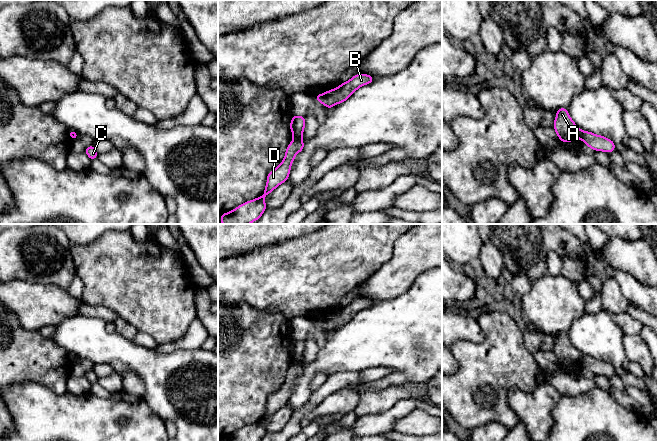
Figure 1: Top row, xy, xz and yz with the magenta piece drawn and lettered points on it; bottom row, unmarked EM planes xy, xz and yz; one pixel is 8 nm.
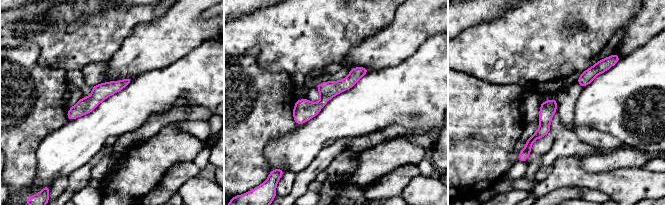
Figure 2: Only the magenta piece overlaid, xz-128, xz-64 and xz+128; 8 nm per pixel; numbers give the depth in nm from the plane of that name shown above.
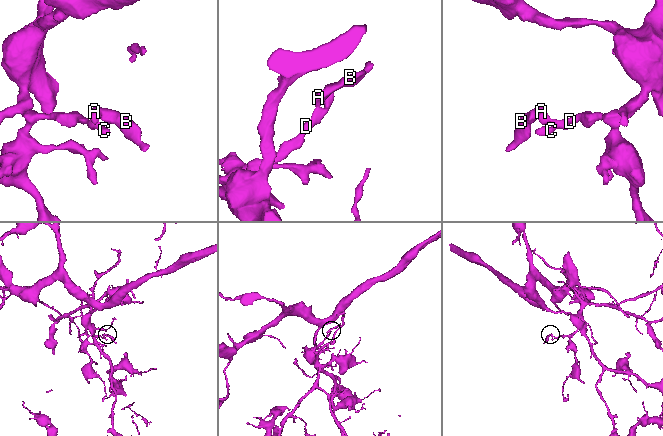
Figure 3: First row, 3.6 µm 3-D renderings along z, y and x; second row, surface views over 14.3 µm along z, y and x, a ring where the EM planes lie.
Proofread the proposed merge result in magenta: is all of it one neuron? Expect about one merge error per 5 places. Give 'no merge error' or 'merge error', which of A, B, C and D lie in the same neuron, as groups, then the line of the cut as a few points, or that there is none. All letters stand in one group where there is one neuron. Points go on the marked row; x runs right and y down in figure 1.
merge error; groups A B / C D; cut xz (301, 137), (294, 139)

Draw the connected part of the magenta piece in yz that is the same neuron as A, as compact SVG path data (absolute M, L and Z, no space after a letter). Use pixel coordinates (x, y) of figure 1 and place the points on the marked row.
M559 108L556 110L557 115L553 124L561 142L572 142L576 138L580 138L581 130L572 121L568 114L567 108Z

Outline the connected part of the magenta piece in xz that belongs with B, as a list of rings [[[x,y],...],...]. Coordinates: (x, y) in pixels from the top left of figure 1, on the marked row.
[[[356,74],[349,81],[340,84],[338,88],[331,89],[323,94],[314,95],[314,97],[330,109],[335,104],[340,104],[347,100],[359,87],[373,82],[374,79],[368,74]]]

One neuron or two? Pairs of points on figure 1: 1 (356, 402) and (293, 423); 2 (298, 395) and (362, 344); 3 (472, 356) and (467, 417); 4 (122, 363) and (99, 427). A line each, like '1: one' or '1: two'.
1: two
2: one
3: one
4: two

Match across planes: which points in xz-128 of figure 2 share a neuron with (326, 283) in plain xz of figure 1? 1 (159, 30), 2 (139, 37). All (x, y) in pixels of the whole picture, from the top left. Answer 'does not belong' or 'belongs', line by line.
1: does not belong
2: does not belong

